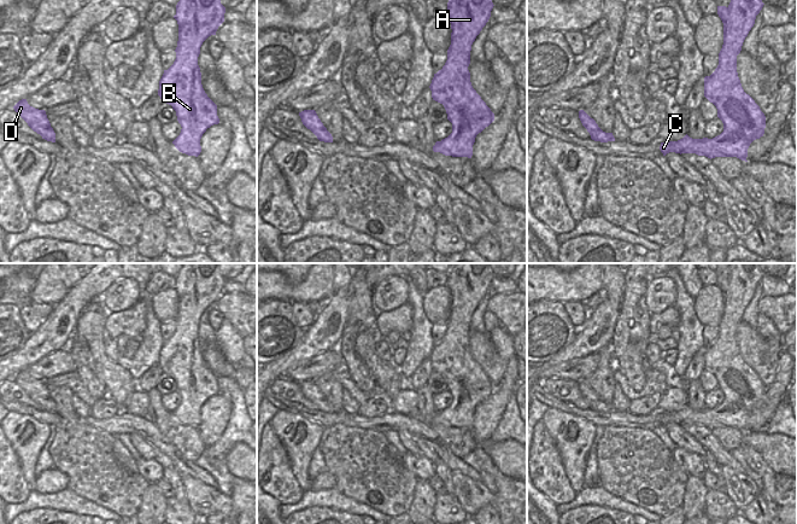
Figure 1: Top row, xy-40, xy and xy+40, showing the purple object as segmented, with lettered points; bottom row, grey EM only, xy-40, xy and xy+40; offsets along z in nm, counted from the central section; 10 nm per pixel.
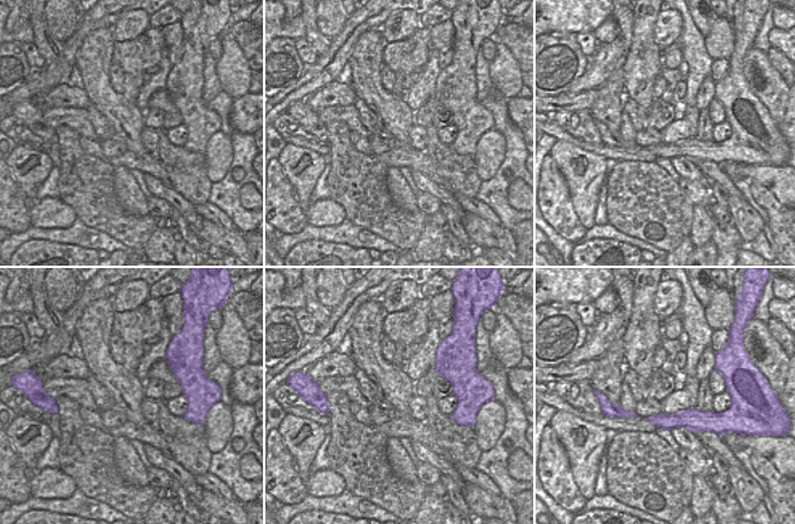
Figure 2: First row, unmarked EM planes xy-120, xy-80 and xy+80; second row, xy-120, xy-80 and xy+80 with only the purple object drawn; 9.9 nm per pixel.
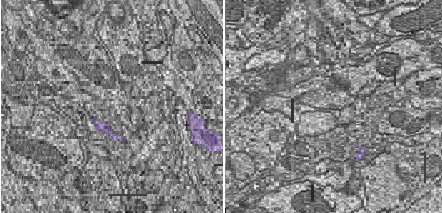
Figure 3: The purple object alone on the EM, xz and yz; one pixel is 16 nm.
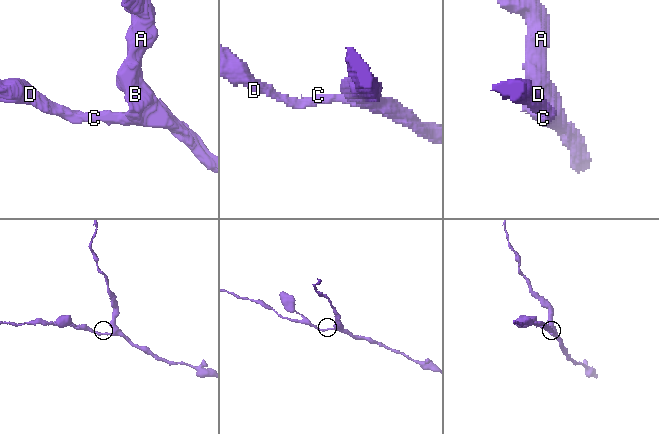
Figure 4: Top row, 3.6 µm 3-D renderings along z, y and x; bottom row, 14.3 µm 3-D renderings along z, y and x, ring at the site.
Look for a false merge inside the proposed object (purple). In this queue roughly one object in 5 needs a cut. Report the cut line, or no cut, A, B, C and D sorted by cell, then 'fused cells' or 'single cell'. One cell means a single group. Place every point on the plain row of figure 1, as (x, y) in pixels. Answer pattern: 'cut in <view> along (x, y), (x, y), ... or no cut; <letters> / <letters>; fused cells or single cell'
no cut; A B C D; single cell

